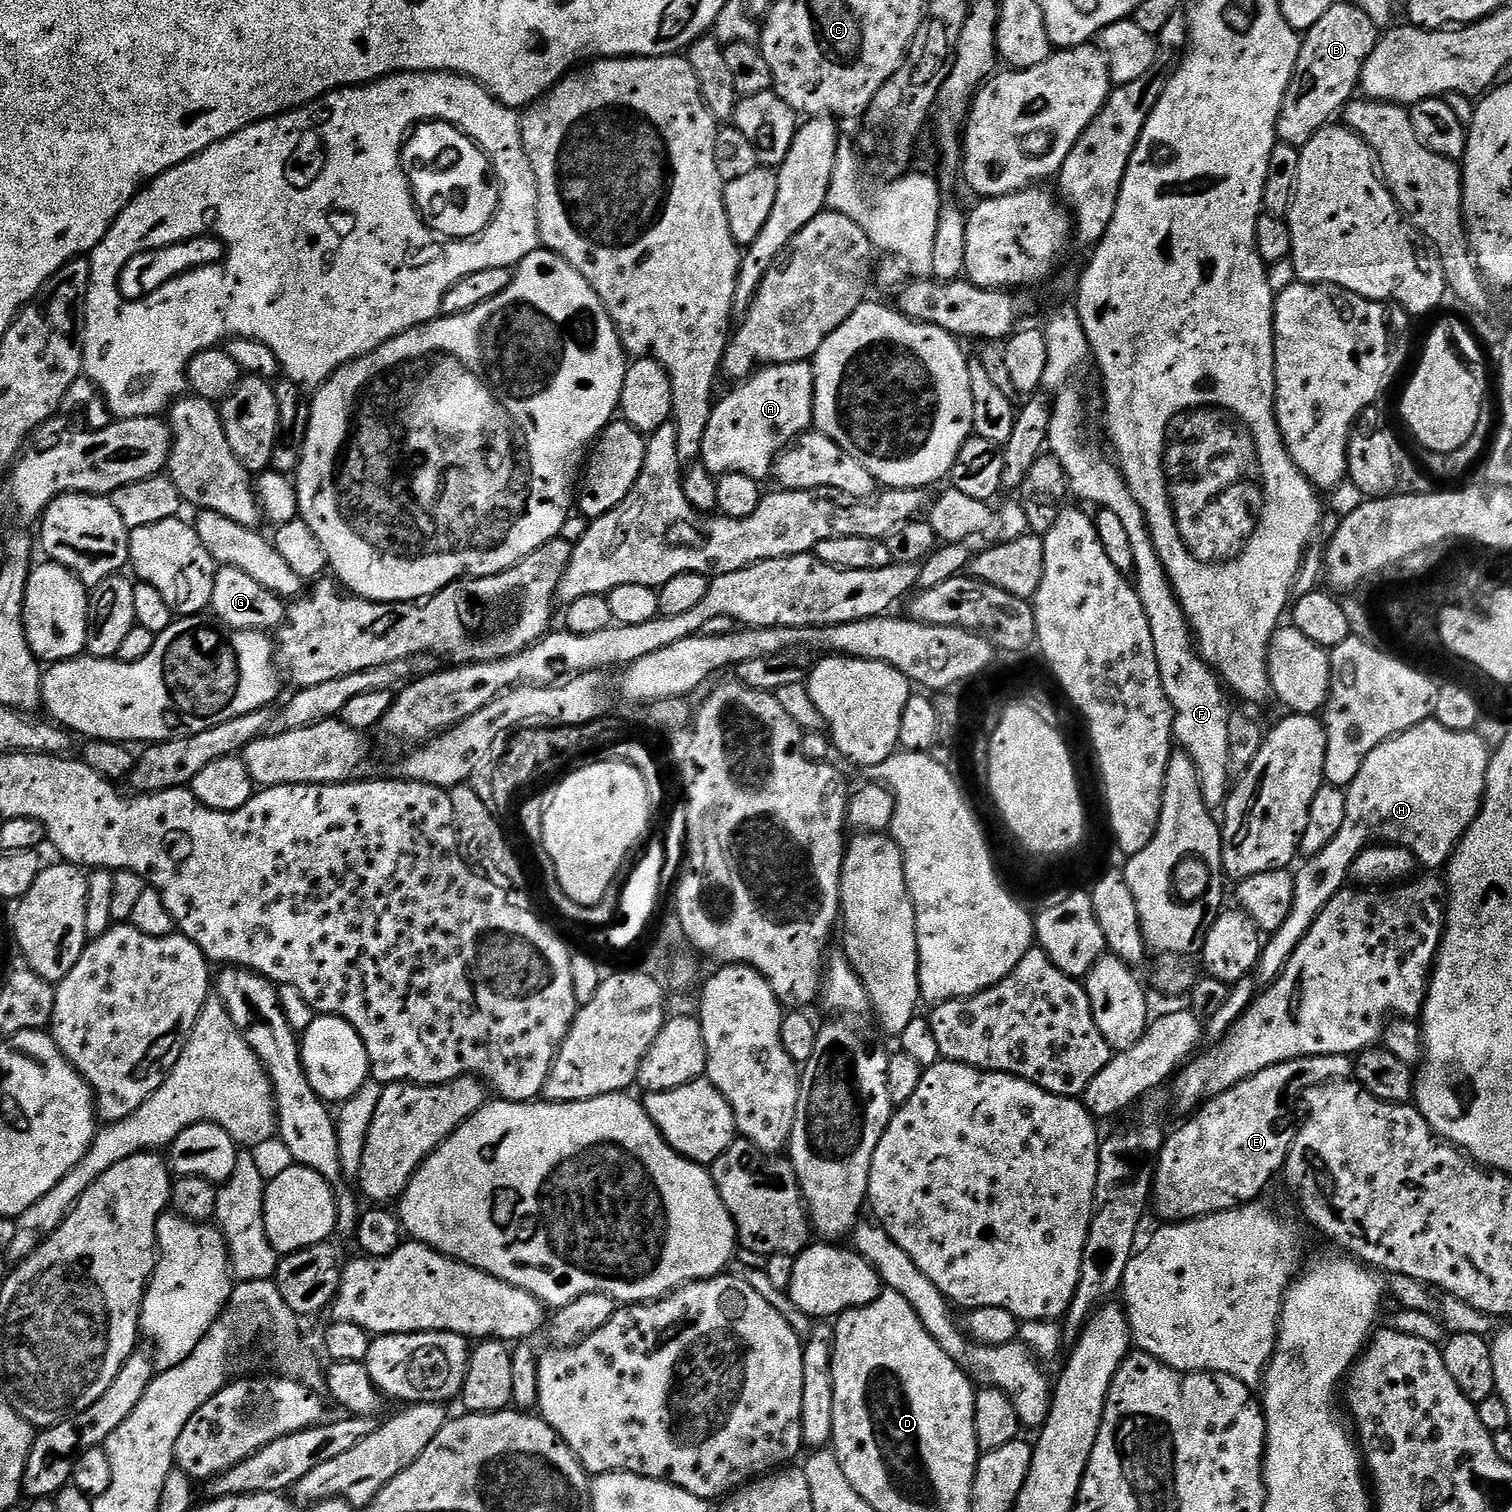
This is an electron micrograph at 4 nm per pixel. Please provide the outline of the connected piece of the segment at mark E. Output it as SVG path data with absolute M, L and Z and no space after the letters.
M1326 1054L1294 1058L1270 1066L1238 1082L1230 1090L1211 1097L1195 1113L1197 1116L1193 1120L1186 1121L1173 1136L1171 1134L1165 1139L1156 1157L1154 1206L1156 1202L1156 1212L1161 1216L1161 1221L1196 1220L1199 1216L1208 1216L1211 1212L1230 1210L1240 1207L1241 1204L1259 1201L1260 1191L1275 1176L1277 1179L1278 1173L1283 1169L1286 1158L1290 1154L1290 1146L1296 1137L1298 1120L1292 1117L1292 1103L1320 1084L1349 1079L1353 1072L1352 1056Z

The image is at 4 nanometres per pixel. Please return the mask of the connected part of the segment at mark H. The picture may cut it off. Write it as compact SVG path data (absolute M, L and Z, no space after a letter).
M1429 718L1424 723L1379 744L1368 755L1366 762L1362 762L1358 778L1354 778L1354 782L1346 789L1348 797L1344 800L1344 817L1340 820L1336 837L1317 856L1310 857L1300 869L1295 869L1294 906L1290 906L1286 922L1282 922L1278 931L1271 933L1261 947L1260 960L1256 963L1254 973L1256 980L1267 986L1280 977L1280 972L1286 962L1290 962L1298 942L1306 938L1320 911L1328 905L1330 898L1334 898L1345 887L1354 858L1358 858L1360 852L1365 852L1373 846L1395 846L1411 852L1428 870L1443 869L1452 859L1452 852L1480 812L1480 806L1484 802L1484 778L1488 775L1489 759L1490 749L1475 731L1446 730L1446 726L1439 724L1435 718Z

